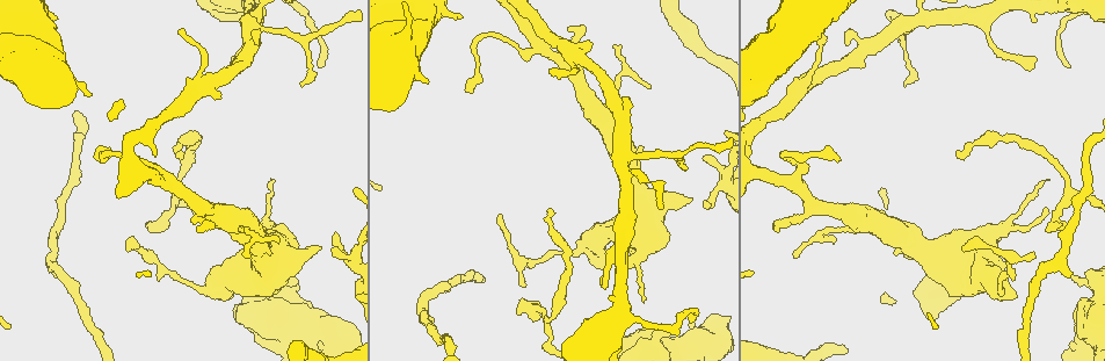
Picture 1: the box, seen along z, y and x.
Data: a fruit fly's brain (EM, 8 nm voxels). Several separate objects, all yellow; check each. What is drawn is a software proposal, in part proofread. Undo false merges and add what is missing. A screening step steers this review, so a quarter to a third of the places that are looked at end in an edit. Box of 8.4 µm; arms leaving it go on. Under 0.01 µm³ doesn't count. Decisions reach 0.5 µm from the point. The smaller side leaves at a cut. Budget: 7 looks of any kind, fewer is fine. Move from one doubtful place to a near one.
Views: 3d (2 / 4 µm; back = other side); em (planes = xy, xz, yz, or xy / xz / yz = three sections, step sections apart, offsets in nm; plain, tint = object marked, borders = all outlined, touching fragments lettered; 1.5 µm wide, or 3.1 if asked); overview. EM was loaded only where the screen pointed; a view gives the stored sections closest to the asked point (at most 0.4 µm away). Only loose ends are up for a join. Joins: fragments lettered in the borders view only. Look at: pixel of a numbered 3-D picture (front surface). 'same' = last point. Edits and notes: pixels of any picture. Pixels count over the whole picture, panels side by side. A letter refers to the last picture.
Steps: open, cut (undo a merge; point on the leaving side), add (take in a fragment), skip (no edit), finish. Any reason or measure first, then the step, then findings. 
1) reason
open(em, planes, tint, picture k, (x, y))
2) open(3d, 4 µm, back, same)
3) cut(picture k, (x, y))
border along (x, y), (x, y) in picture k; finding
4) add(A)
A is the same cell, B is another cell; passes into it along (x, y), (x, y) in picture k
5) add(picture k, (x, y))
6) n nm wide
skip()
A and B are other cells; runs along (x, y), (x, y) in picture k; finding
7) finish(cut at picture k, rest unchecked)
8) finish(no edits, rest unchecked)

thick turns thin
open(3d, 4 µm, back, picture 1, (1006, 228))

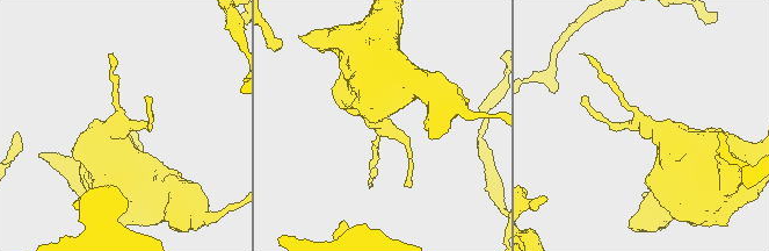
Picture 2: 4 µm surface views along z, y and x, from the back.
open(em, planes, borders, picture 2, (644, 122))

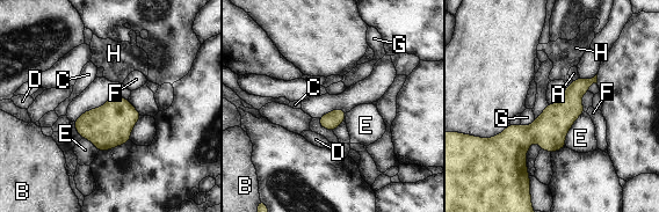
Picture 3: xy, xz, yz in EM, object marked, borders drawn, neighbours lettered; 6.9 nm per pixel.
80 nm wide
skip()
A, B, C, D, E, F, G and H are other cells; all the same neuron

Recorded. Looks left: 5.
free end
open(em, planes, borders, picture 1, (705, 161))

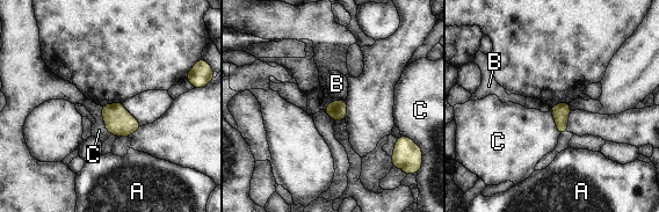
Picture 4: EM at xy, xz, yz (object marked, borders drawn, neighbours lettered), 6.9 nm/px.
C touches over 220 nm
skip()
A, B and C are other cells; border along (101, 107), (104, 128), (110, 134) in picture 4; no lettered fragment goes on from it

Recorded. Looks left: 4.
an open end
open(em, planes, plain, picture 1, (834, 244))

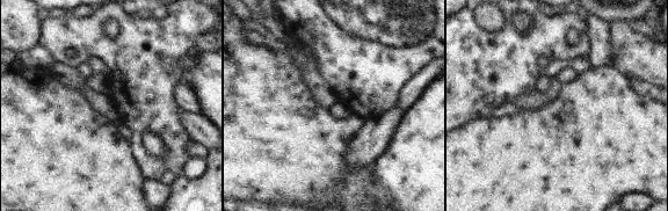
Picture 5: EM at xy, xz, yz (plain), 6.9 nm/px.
open(em, planes, borders, same)

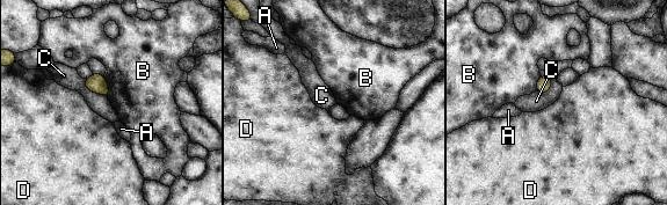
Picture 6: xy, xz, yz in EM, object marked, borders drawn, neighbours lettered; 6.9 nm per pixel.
skip()
A, B, C and D are other cells; border along (85, 79), (87, 88), (107, 97) in picture 6; no lettered fragment goes on from it

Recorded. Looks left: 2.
finish(no edits, rest unchecked)

